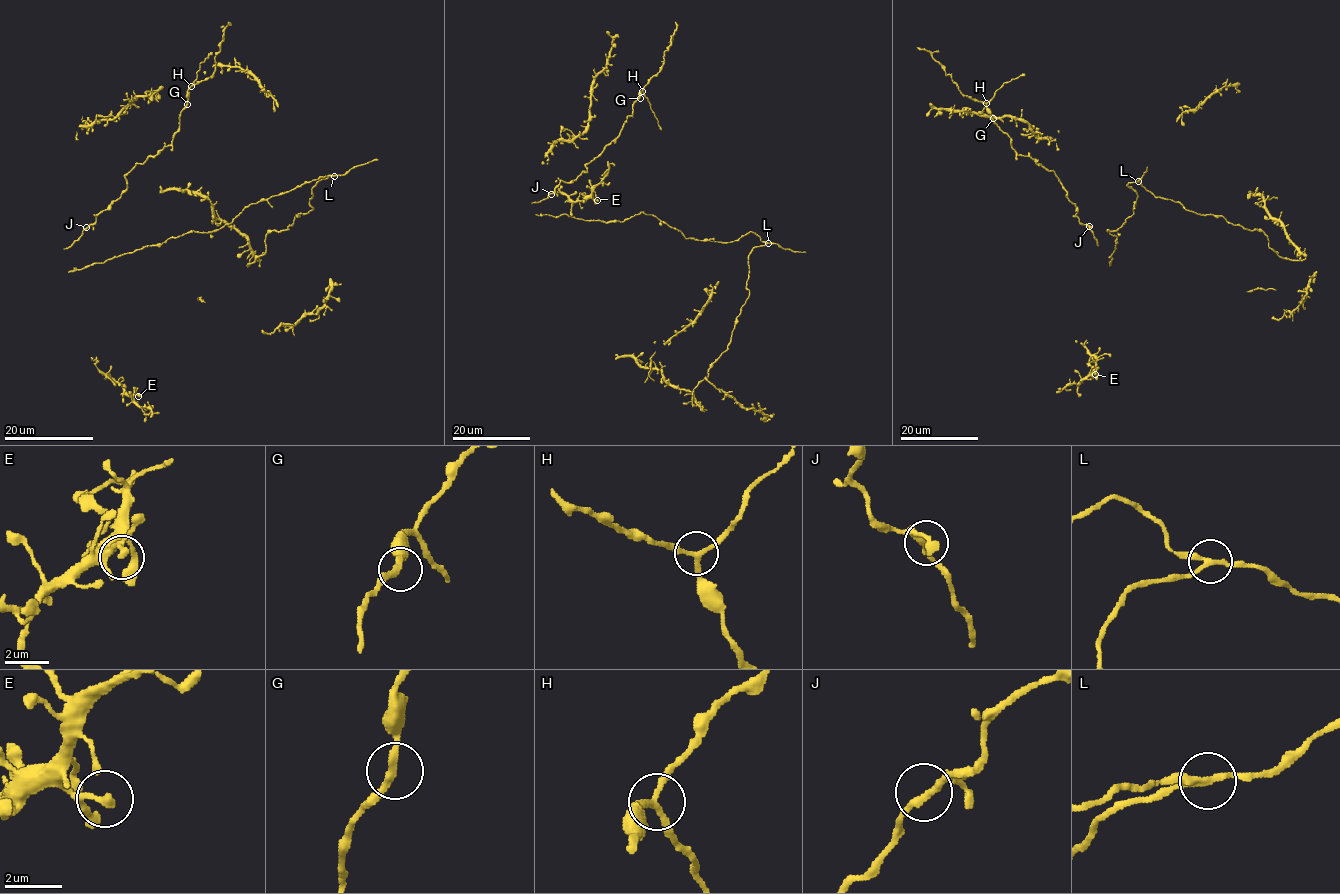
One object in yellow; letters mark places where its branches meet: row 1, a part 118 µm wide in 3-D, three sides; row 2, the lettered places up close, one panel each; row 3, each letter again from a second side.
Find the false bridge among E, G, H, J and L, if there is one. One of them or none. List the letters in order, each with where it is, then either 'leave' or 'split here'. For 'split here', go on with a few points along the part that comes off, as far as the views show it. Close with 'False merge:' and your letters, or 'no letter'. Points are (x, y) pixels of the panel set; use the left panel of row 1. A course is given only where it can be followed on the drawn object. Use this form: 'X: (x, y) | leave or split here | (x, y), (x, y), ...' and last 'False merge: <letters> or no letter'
E: (138, 396) | leave
G: (187, 104) | leave
H: (191, 86) | leave
J: (86, 227) | leave
L: (334, 176) | split here
False merge: L

